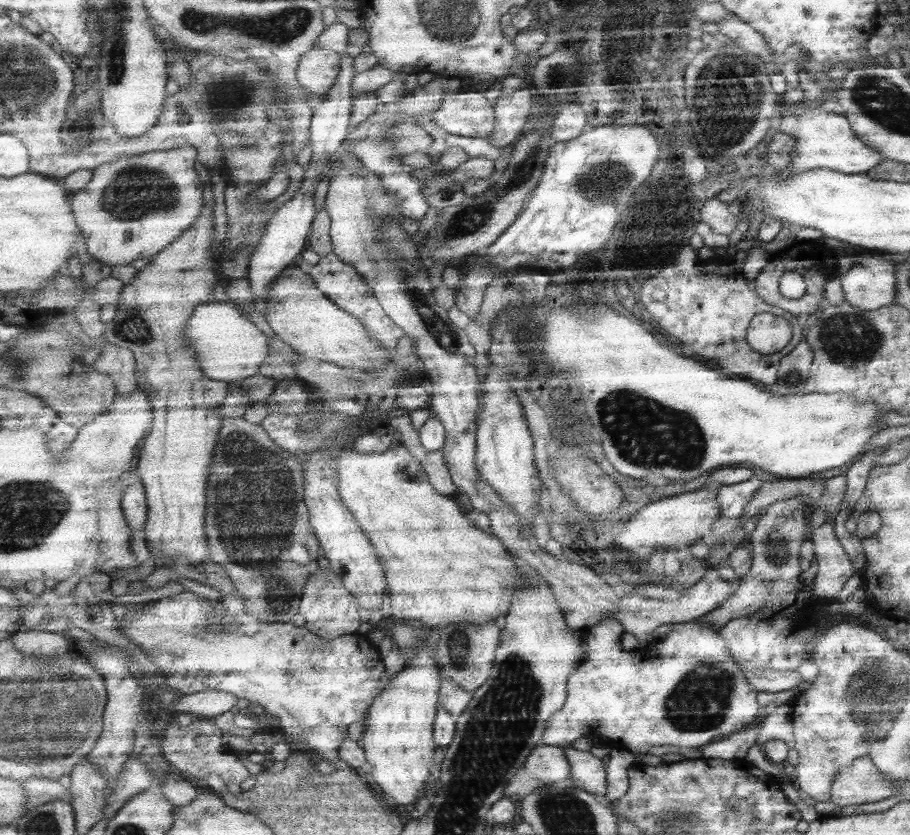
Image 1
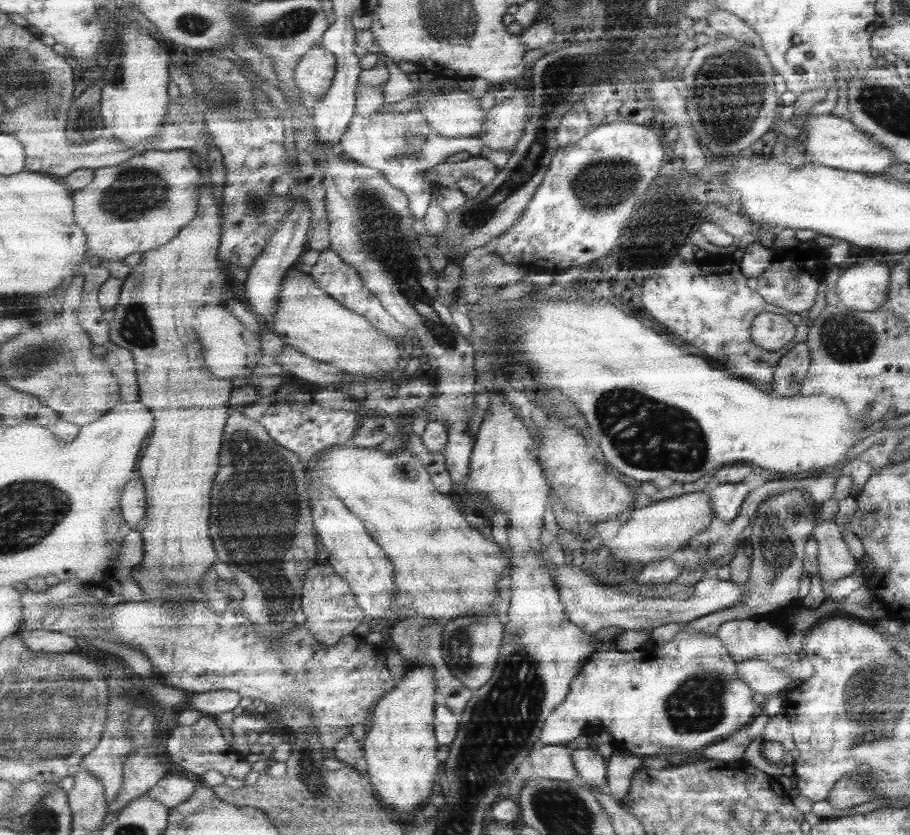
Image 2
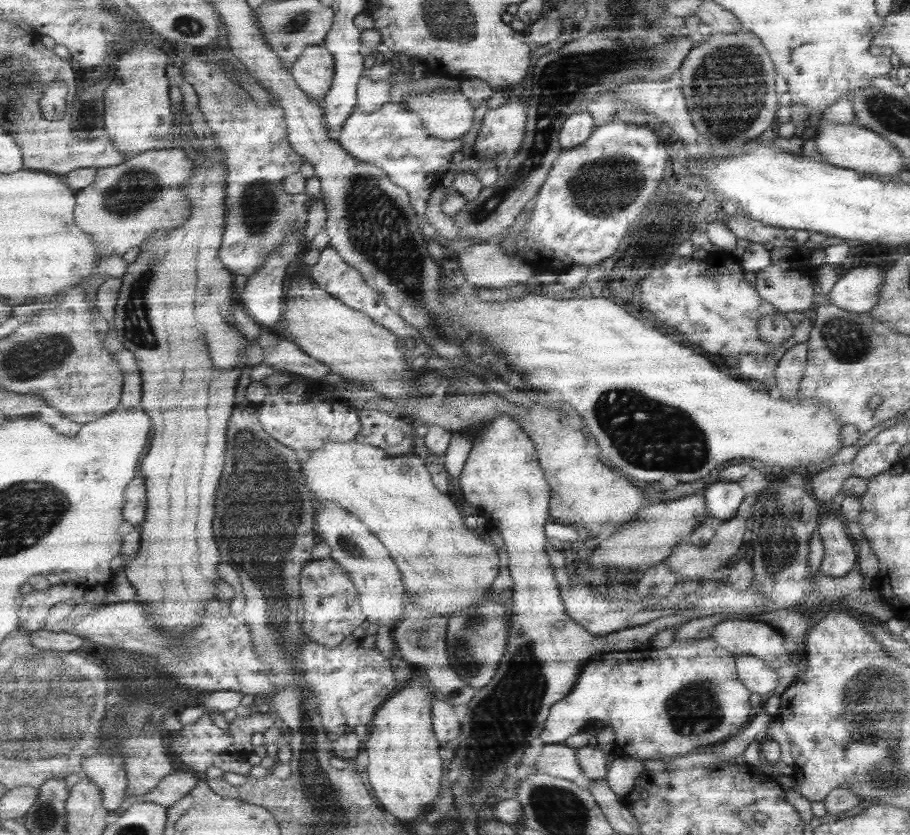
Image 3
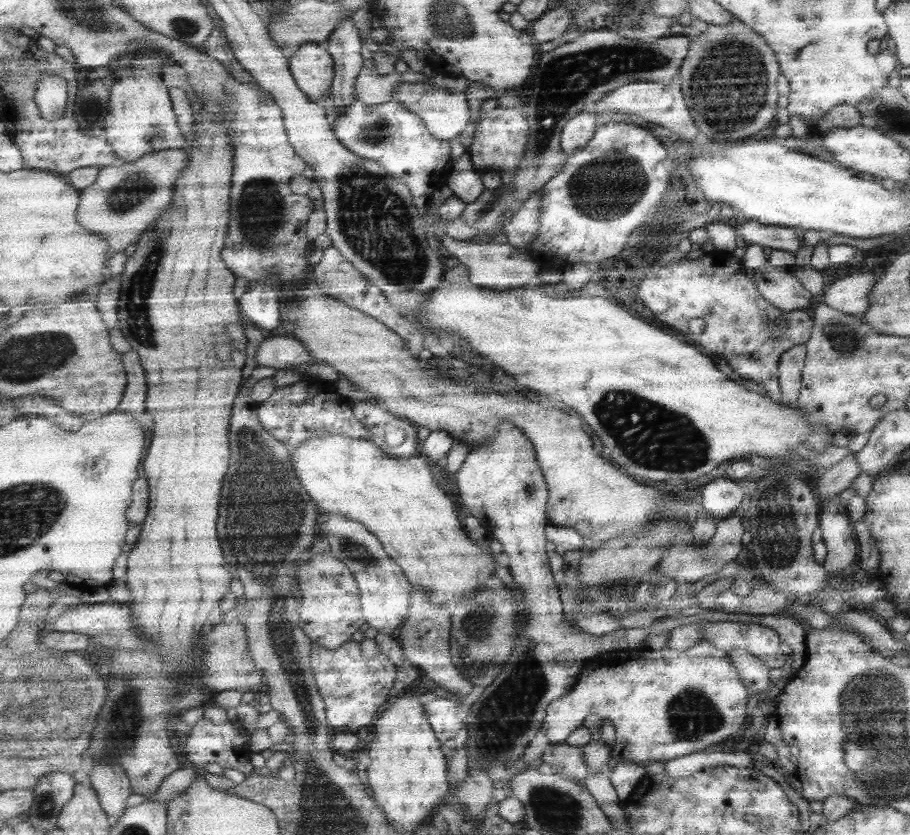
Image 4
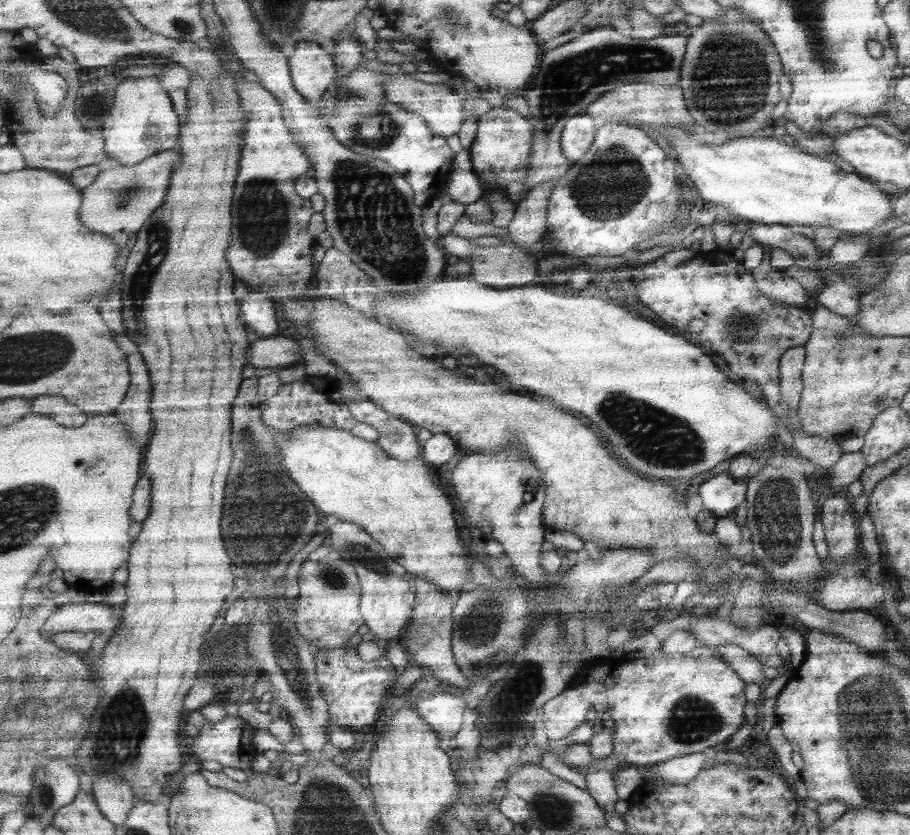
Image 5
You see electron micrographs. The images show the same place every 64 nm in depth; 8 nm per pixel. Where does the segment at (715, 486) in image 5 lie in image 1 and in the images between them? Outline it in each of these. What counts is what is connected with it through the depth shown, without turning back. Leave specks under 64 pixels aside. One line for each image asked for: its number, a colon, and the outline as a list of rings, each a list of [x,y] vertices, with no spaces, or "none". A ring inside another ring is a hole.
1: [[[749,478],[741,484],[733,484],[733,486],[721,486],[717,490],[717,500],[719,500],[719,508],[721,508],[721,518],[741,518],[743,510],[747,506],[747,500],[751,498],[751,494],[755,494],[759,490],[759,482],[757,478]]]
2: [[[719,484],[715,490],[709,492],[713,512],[717,520],[723,520],[725,524],[733,522],[739,514],[739,508],[747,496],[745,484]]]
3: [[[717,480],[705,490],[703,496],[707,498],[707,516],[727,522],[735,518],[735,510],[743,500],[743,490],[739,488],[739,482]]]
4: [[[715,478],[701,490],[703,510],[707,512],[707,516],[715,518],[715,522],[731,518],[741,500],[743,500],[743,490],[739,482],[731,478]]]

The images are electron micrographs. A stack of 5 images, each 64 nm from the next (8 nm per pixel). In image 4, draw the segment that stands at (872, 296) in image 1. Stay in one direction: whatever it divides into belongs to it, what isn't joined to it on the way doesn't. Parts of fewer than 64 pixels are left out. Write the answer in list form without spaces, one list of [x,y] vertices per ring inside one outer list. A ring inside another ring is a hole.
[[[859,270],[855,274],[841,274],[837,282],[823,290],[823,298],[819,298],[819,302],[835,312],[853,318],[863,316],[863,312],[867,312],[867,296],[871,294],[875,280],[877,276],[865,270]]]

